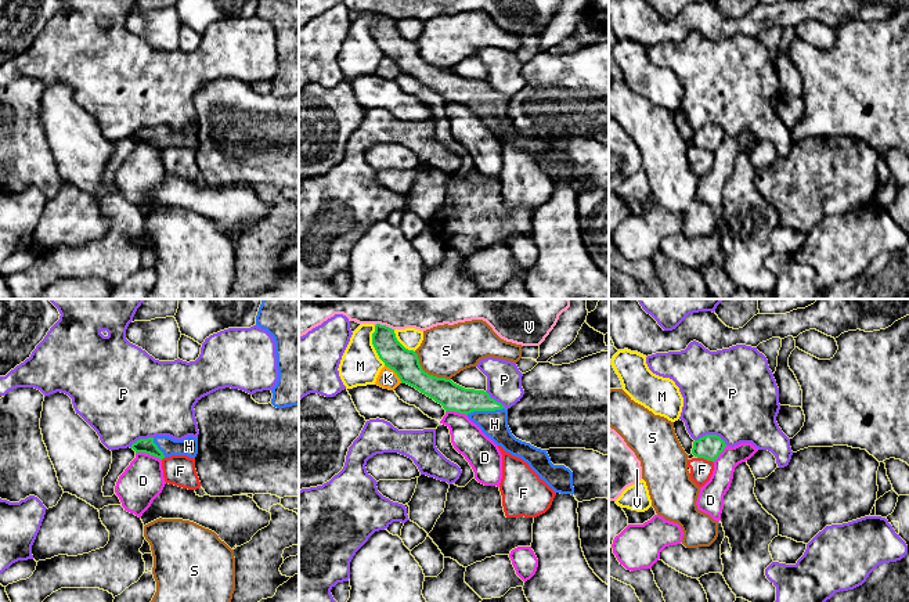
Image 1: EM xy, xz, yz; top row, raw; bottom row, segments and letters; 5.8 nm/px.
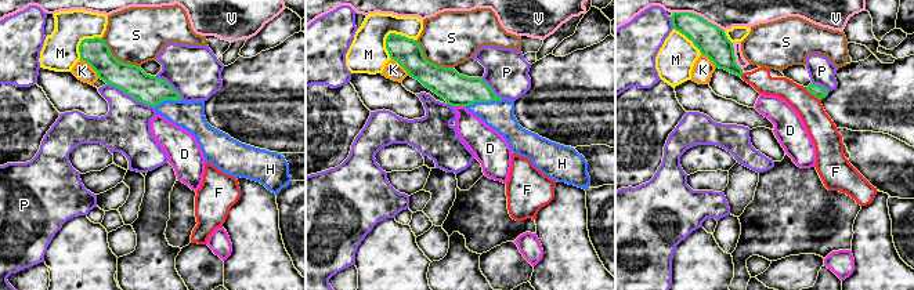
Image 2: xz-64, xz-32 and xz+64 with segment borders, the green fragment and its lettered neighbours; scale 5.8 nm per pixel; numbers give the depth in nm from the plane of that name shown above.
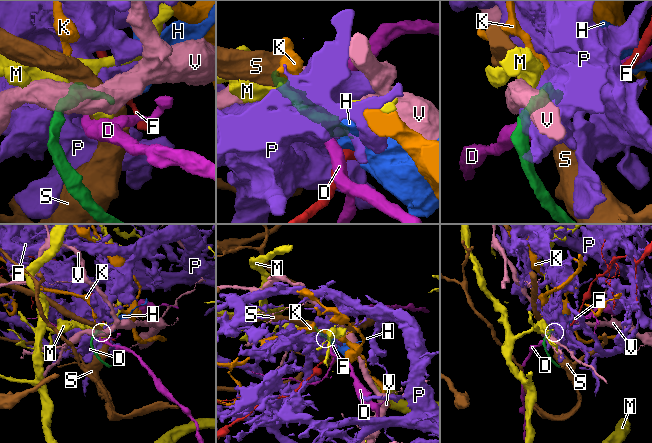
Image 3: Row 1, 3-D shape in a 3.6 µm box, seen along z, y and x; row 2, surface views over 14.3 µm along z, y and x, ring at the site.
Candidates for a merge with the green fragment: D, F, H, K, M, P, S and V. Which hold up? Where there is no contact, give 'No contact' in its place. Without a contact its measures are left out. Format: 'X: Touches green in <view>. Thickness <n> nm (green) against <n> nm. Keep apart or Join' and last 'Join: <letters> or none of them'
D: Touches green in xy. Thickness 90 nm (green) against 240 nm. Keep apart
F: Touches green in yz. Thickness 140 nm (green) against 130 nm. Keep apart
H: Touches green in xz. Thickness 160 nm (green) against 160 nm. Join
K: Touches green in xz. Thickness 160 nm (green) against 110 nm. Keep apart
M: Touches green in xz. Thickness 160 nm (green) against 240 nm. Keep apart
P: Touches green in yz. Thickness 140 nm (green) against 480 nm. Keep apart
S: Touches green in xz. Thickness 160 nm (green) against 300 nm. Keep apart
V: Touches green in xz. Thickness 160 nm (green) against 340 nm. Keep apart
Join: H

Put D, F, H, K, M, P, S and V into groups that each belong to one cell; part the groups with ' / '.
D / F V / H / K / M / P / S

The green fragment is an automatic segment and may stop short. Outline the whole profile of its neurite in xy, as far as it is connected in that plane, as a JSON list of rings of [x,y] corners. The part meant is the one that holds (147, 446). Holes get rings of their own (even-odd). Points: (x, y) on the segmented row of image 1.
[[[155,436],[148,439],[140,439],[131,444],[136,454],[145,453],[159,459],[172,455],[187,455],[195,458],[198,454],[198,439],[188,436],[183,440],[174,440],[169,436]]]

